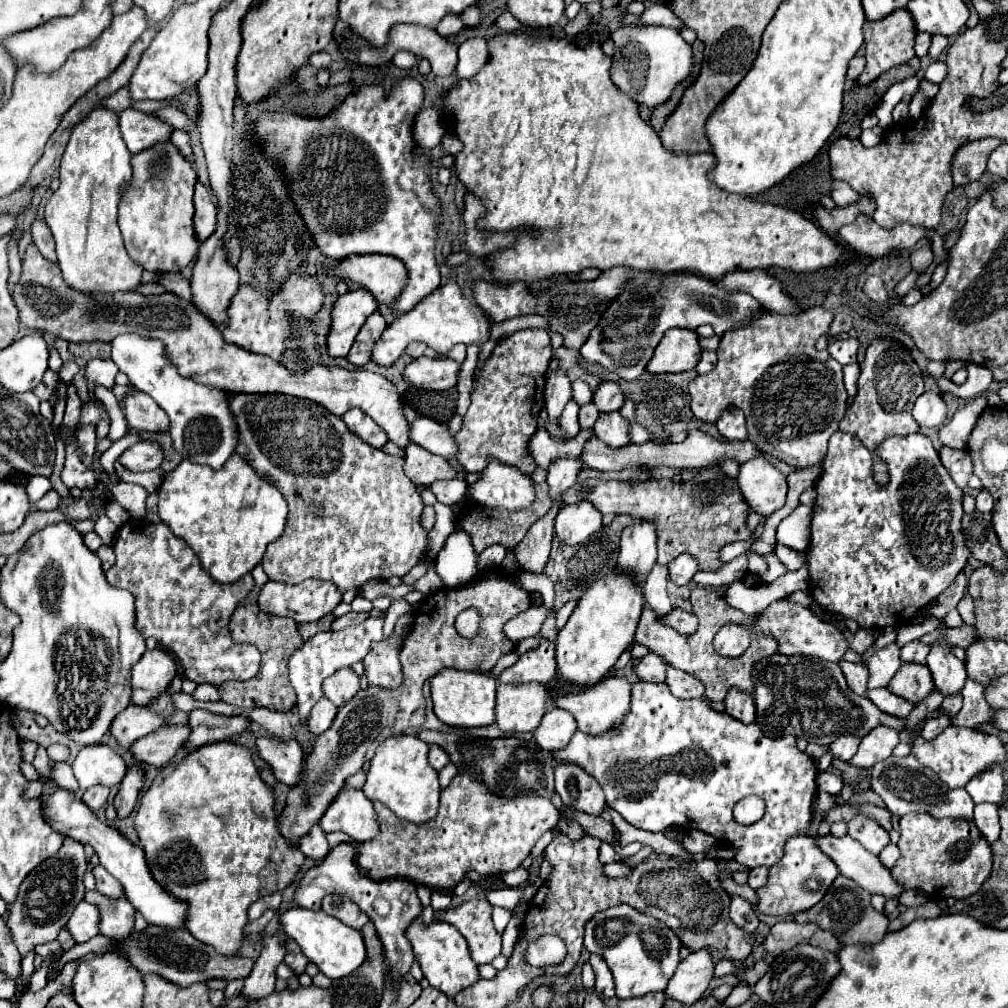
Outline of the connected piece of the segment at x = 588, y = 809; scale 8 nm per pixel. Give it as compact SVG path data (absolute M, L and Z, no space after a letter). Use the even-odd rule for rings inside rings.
M575 764L555 766L555 790L559 792L565 808L601 816L605 810L605 796L601 786L593 776L585 774L585 770Z

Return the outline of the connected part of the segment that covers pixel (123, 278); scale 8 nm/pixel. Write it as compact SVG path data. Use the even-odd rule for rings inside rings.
M97 108L97 112L93 112L93 116L85 120L85 124L77 124L77 128L73 128L65 156L61 160L61 186L45 206L45 222L55 236L63 278L69 286L81 292L129 292L141 284L143 270L135 260L129 258L123 246L121 230L117 226L117 204L121 200L123 190L129 186L133 174L129 164L131 152L125 148L117 120L117 112Z

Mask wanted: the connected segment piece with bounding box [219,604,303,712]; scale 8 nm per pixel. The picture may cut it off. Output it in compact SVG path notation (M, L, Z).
M241 604L229 624L231 636L237 642L249 642L255 644L263 656L261 660L261 668L259 674L251 680L245 682L225 682L221 684L219 692L221 692L221 700L225 700L227 704L239 706L239 708L257 708L257 706L265 706L271 710L281 710L287 712L295 706L295 690L289 682L289 670L287 670L287 662L291 658L291 654L295 650L299 650L303 646L301 634L299 634L299 624L295 620L287 620L281 616L269 616L265 612L261 612L261 608L257 604Z

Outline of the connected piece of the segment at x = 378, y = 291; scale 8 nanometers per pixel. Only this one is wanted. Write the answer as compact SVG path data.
M351 254L335 266L325 264L323 272L361 284L385 306L391 306L405 286L405 266L385 254Z

